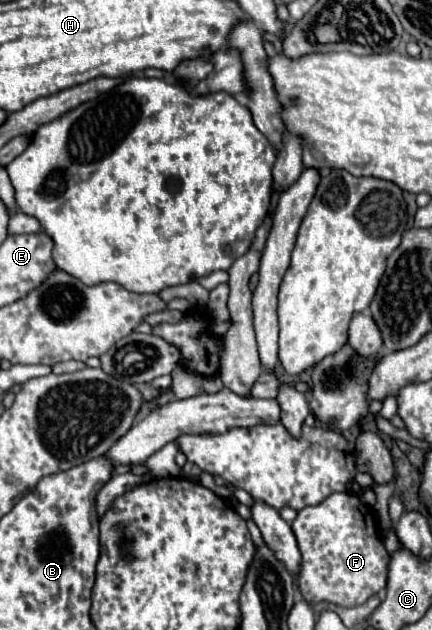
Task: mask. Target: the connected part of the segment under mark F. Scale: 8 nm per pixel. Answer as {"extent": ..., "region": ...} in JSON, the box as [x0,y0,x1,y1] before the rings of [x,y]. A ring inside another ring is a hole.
{"extent":[292,493,390,607],"region":[[[332,493],[322,503],[300,509],[292,523],[292,531],[302,553],[296,589],[304,601],[356,607],[386,587],[390,555],[382,543],[382,533],[372,509],[356,495]]]}

